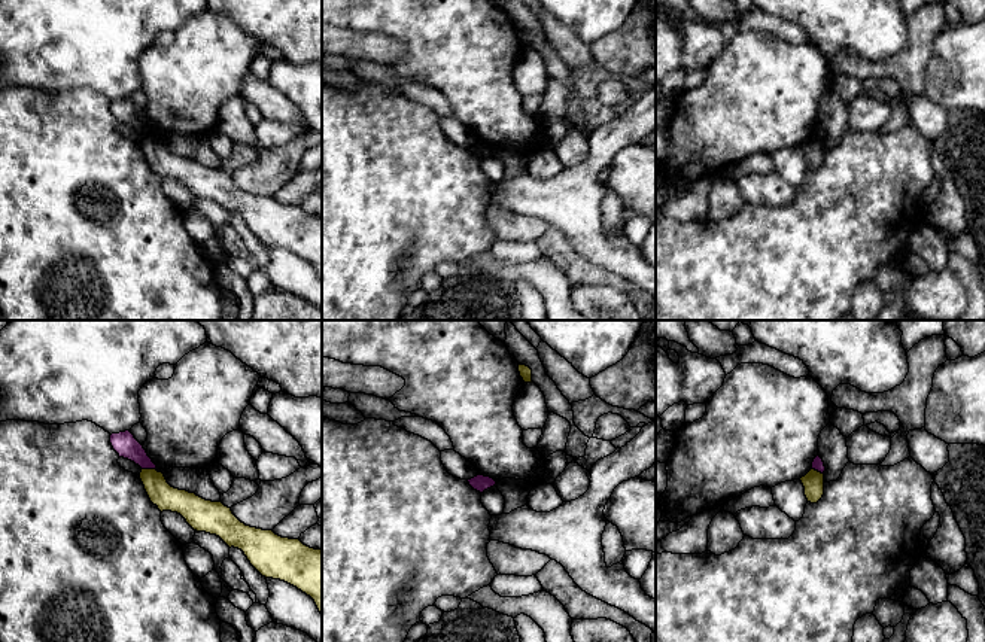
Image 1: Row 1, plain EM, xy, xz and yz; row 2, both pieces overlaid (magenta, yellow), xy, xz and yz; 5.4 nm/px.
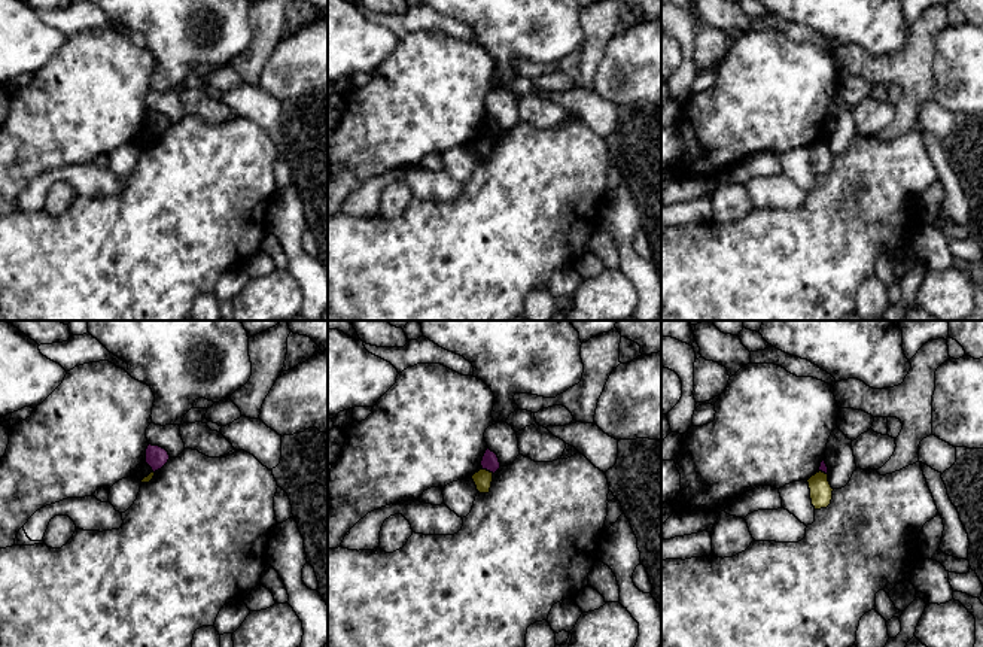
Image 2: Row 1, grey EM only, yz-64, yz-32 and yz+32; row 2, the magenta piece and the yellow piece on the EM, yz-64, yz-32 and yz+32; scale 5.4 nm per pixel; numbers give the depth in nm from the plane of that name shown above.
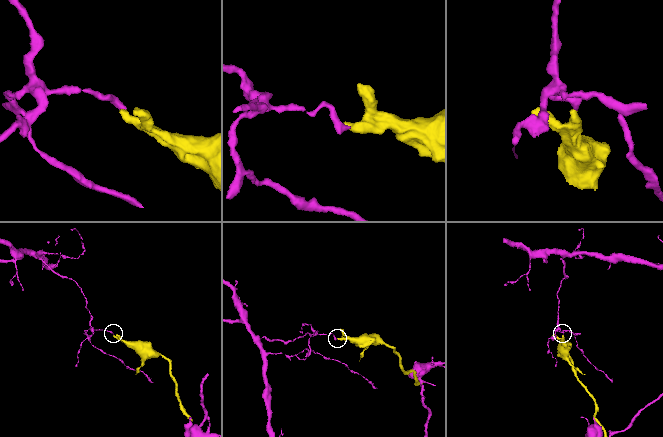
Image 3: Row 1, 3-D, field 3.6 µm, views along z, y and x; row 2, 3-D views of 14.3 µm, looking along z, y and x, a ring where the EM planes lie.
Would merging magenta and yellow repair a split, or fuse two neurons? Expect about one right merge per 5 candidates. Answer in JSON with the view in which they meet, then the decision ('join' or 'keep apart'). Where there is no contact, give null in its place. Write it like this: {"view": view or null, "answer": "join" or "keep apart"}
{"view": "xy", "answer": "keep apart"}

